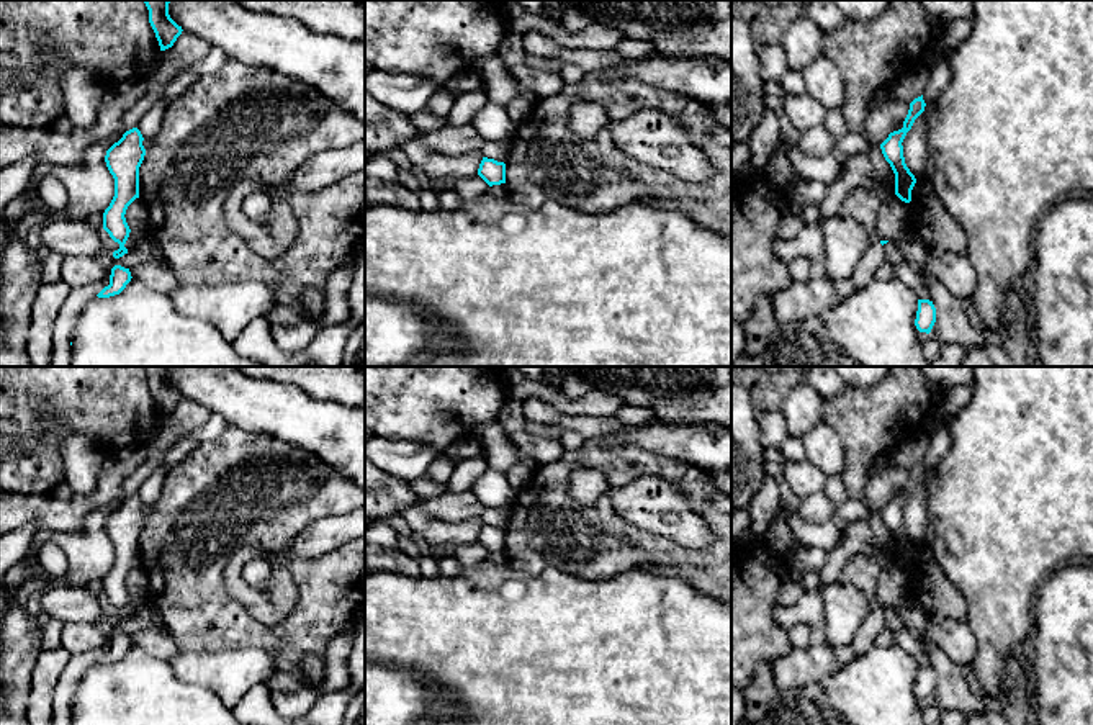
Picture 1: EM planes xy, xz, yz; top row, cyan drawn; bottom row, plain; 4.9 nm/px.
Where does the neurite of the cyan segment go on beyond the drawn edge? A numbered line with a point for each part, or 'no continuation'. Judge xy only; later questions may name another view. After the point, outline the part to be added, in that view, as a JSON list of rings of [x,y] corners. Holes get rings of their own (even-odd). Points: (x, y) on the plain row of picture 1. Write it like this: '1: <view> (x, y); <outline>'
no continuation

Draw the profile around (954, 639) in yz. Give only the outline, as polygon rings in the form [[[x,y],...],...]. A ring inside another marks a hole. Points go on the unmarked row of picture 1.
[[[928,617],[926,635],[959,666],[972,666],[977,653],[975,637],[967,622]]]

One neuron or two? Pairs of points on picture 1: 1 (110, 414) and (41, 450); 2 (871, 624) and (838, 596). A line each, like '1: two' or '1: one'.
1: one
2: two

